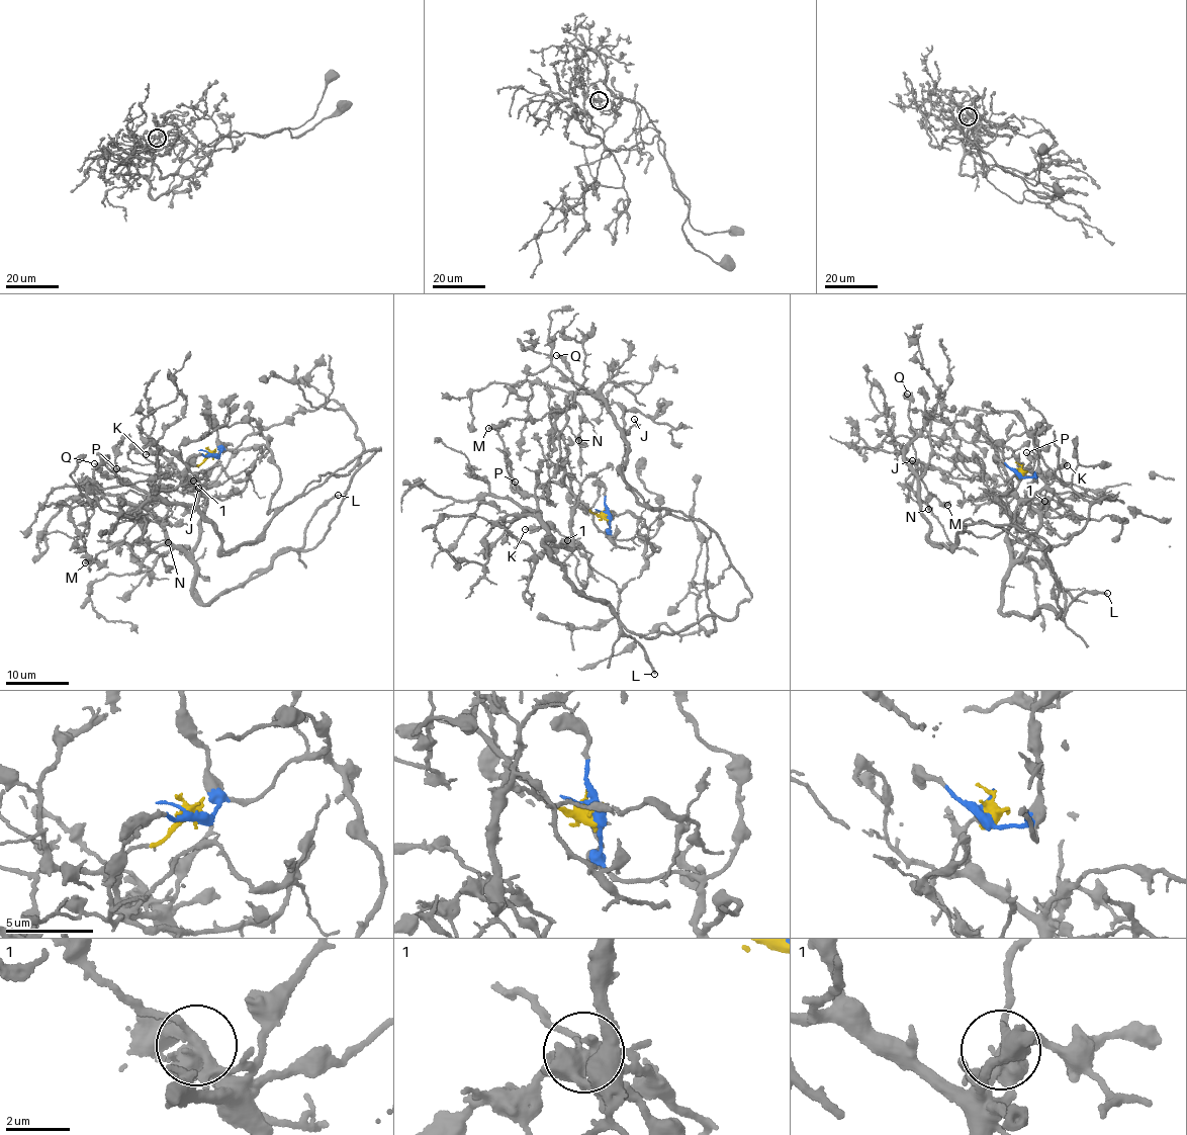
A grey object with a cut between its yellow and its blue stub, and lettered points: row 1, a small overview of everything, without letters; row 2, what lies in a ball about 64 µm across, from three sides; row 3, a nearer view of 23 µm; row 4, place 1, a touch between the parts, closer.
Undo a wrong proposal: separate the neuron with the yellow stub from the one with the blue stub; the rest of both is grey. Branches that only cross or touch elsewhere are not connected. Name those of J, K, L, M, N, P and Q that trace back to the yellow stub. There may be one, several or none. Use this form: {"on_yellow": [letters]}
{"on_yellow": ["K", "L", "P"]}

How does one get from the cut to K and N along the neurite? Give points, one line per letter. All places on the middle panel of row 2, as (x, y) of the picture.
K: (607, 515), (588, 510), (578, 502), (571, 518), (571, 537), (567, 540), (556, 529), (525, 529)
N: (607, 515), (659, 548), (665, 510), (625, 478), (629, 449), (583, 389), (578, 441)

